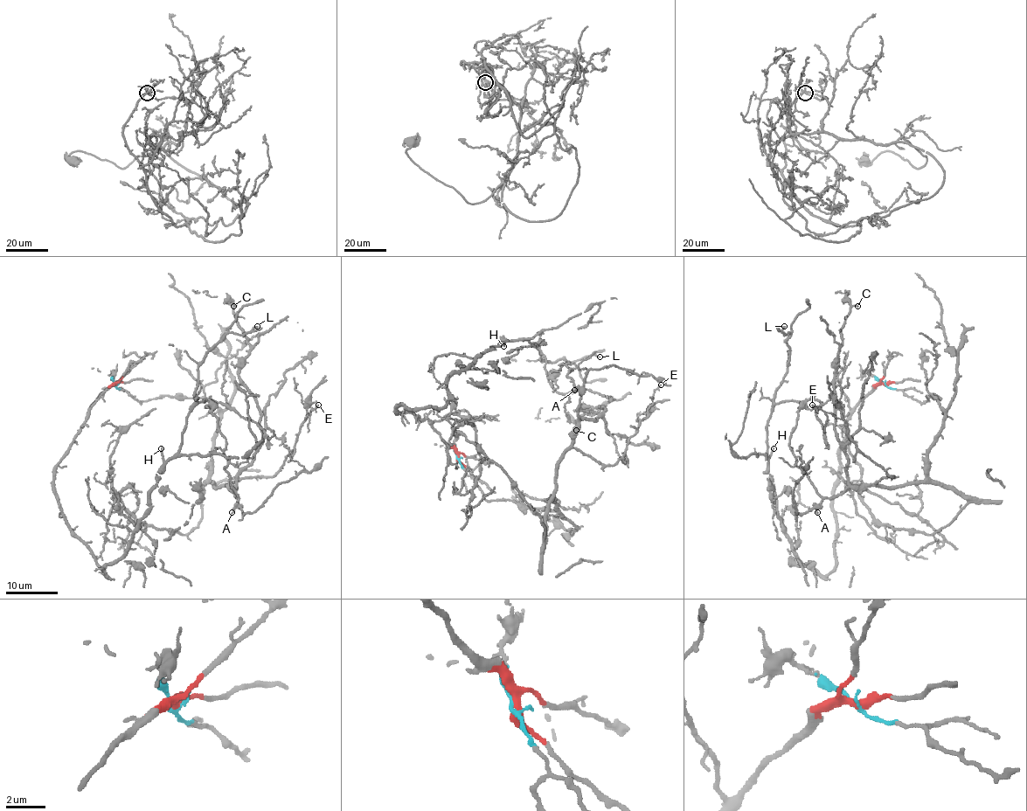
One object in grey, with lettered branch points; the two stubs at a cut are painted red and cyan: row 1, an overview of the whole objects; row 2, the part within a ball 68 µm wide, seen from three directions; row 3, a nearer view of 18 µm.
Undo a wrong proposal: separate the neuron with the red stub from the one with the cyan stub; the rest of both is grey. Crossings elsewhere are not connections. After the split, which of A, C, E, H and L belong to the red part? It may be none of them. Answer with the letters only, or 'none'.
H, L

